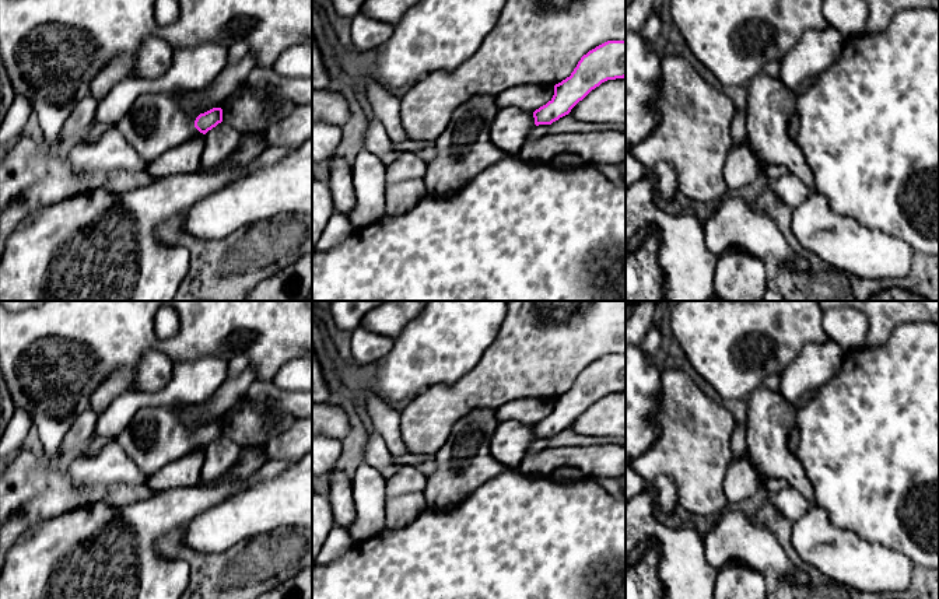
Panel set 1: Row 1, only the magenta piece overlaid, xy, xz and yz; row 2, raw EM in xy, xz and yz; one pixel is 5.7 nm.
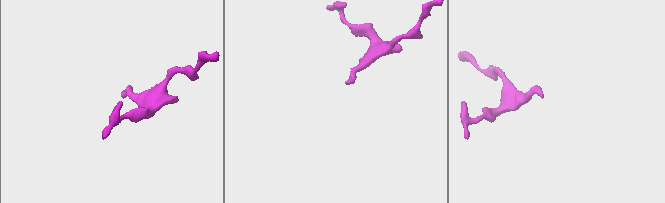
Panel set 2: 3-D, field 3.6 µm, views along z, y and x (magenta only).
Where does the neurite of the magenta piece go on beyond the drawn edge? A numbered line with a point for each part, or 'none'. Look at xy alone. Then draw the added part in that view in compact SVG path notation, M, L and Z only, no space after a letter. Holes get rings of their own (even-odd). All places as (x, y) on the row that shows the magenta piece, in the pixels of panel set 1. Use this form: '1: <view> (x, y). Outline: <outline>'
1: xy (156, 123). Outline: M146 92L113 127L150 164L186 141L193 134L195 120L172 94Z

